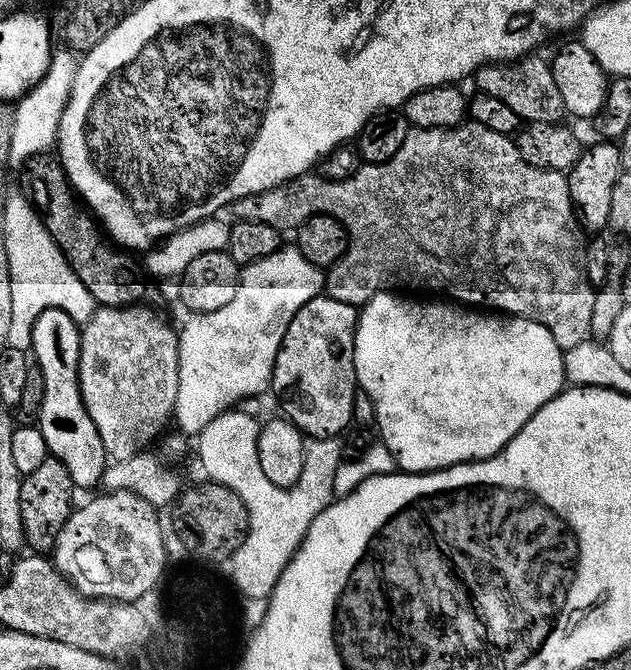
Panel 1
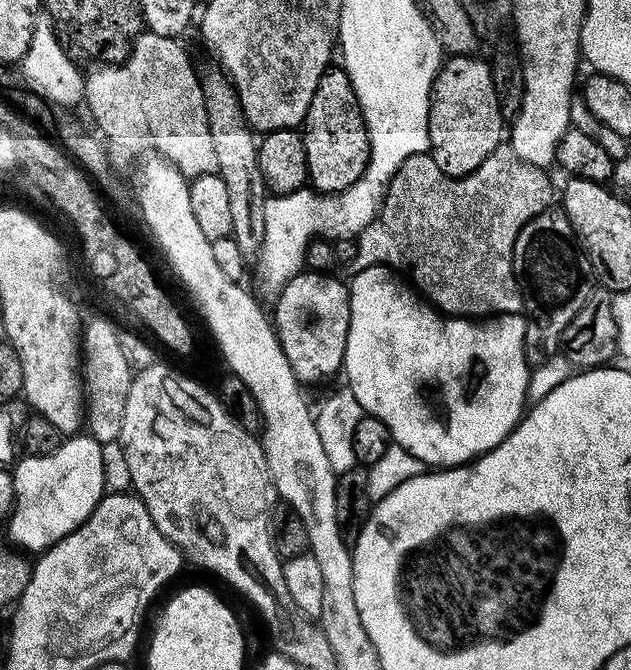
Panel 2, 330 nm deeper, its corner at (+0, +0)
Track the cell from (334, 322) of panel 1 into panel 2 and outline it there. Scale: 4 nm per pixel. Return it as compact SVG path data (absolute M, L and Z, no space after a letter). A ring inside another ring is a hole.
M311 270L301 271L286 285L280 295L275 297L276 316L274 315L274 327L276 335L280 337L280 345L290 362L290 366L296 372L296 378L301 385L316 384L327 376L339 373L344 367L344 351L346 350L346 338L350 326L350 302L348 301L349 285L340 280L335 280L332 274L321 274Z

